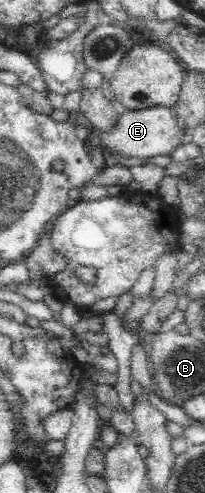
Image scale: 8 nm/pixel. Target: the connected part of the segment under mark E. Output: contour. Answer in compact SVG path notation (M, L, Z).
M166 106L126 111L109 131L102 131L102 136L100 136L103 150L120 152L124 156L134 156L134 158L168 155L177 146L189 141L189 137L182 121L178 121L175 108Z

